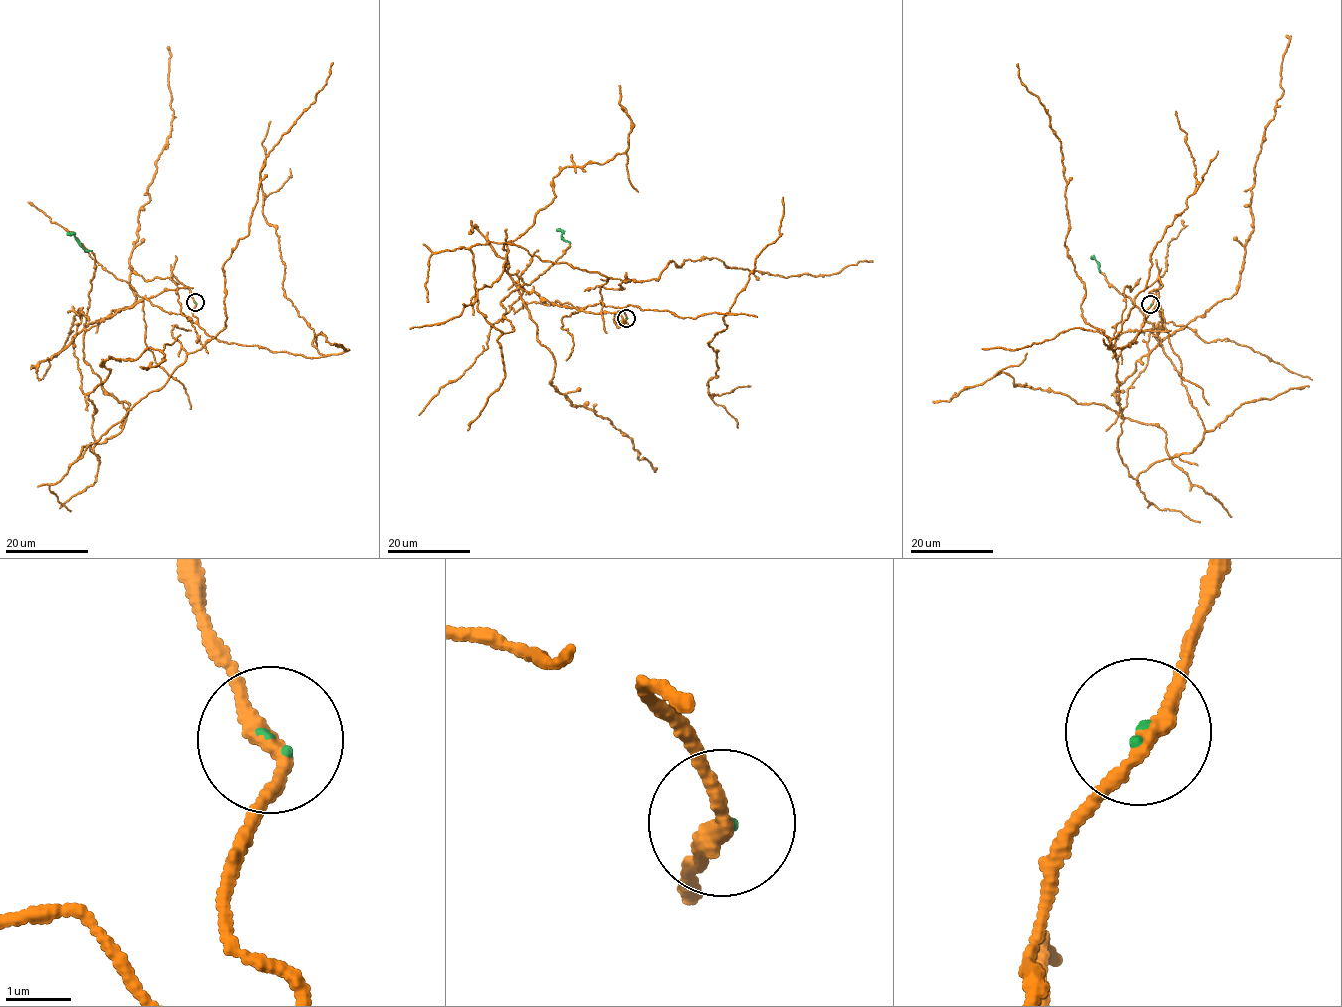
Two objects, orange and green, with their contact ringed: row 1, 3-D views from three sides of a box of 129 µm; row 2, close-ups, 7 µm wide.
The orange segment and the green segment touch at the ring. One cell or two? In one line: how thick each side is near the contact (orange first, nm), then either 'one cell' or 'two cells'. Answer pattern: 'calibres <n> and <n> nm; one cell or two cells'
calibres 240 and 70 nm; two cells

